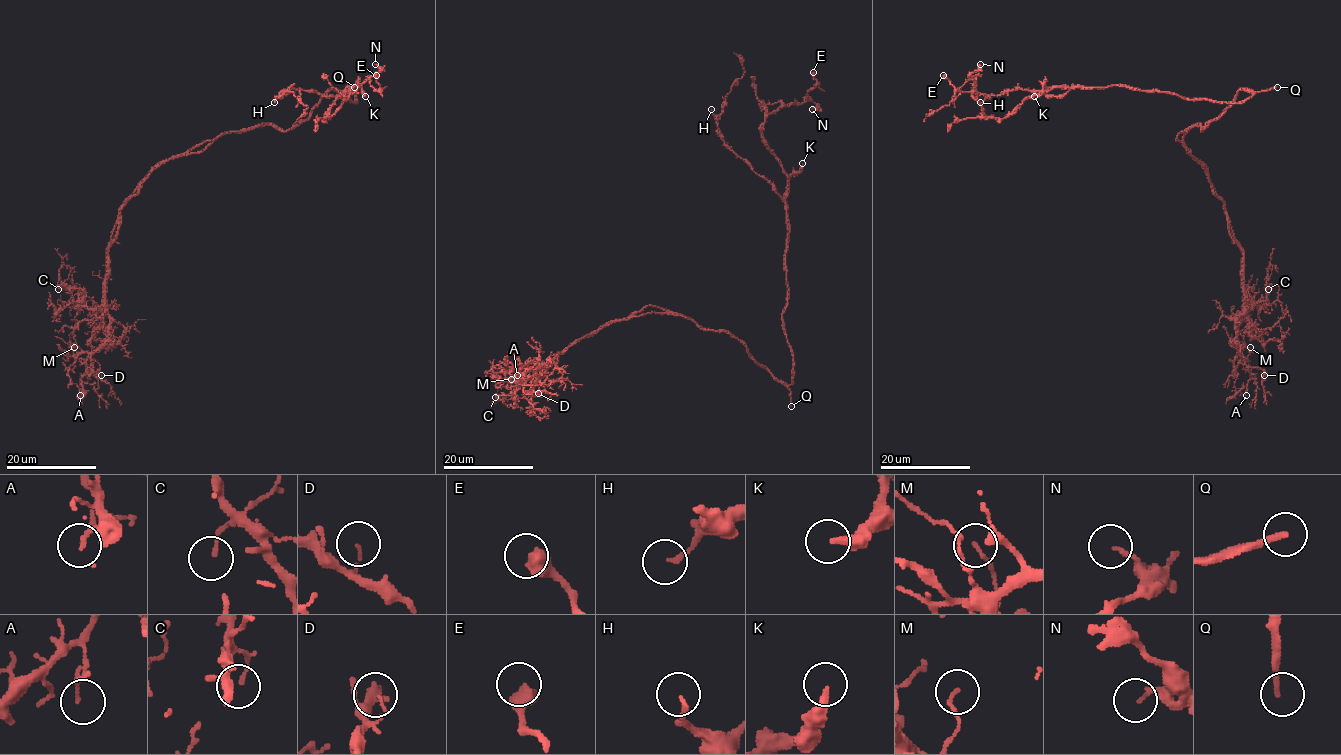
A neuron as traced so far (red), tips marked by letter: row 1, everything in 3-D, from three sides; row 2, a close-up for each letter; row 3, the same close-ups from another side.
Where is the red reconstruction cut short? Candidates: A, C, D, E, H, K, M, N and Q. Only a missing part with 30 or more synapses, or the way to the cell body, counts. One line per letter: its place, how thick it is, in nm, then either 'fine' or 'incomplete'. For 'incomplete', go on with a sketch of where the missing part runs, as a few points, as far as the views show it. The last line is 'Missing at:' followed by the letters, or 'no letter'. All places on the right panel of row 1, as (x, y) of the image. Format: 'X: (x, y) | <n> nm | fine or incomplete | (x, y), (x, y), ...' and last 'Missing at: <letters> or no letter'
A: (1246, 395) | 140 nm | fine
C: (1268, 289) | 110 nm | fine
D: (1264, 375) | 90 nm | fine
E: (943, 75) | 600 nm | fine
H: (980, 102) | 140 nm | fine
K: (1034, 96) | 280 nm | incomplete | (1034, 96), (1013, 110), (970, 117), (955, 123), (945, 132), (937, 132)
M: (1250, 347) | 120 nm | fine
N: (980, 64) | 140 nm | fine
Q: (1277, 87) | 190 nm | incomplete
Missing at: K, Q

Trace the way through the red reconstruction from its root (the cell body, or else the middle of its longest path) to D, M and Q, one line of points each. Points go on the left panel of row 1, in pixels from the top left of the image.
D: (300, 124), (223, 133), (174, 155), (126, 203), (106, 256), (109, 335), (87, 361), (101, 375)
M: (300, 124), (223, 133), (201, 151), (158, 166), (120, 211), (106, 256), (109, 335), (85, 359), (74, 347)
Q: (300, 124), (329, 90), (352, 91), (354, 87)

